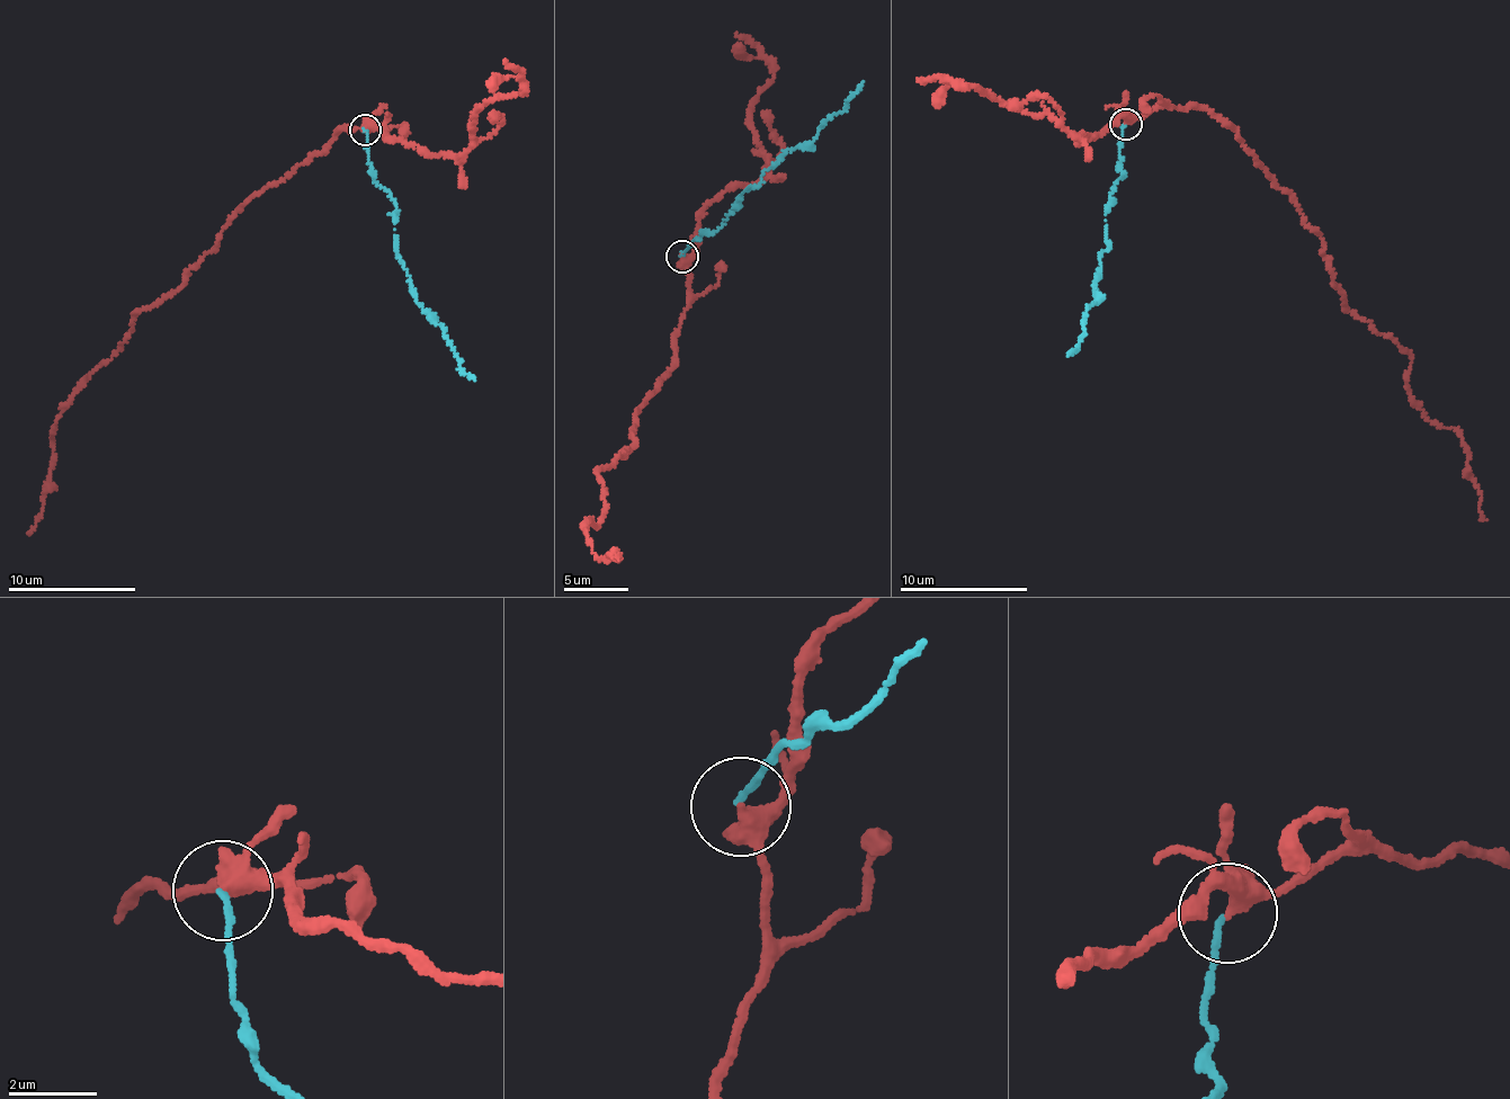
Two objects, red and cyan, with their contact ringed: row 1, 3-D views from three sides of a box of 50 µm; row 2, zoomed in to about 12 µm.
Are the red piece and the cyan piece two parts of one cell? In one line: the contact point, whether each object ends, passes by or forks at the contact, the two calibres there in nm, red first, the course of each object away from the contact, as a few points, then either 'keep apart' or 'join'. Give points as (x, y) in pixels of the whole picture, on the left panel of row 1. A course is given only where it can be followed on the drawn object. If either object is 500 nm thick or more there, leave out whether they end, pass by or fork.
place (365, 130); red forks; cyan ends; calibres 320 and 120 nm; course red (366, 128), (336, 136), (244, 205), (187, 279), (134, 314), (128, 336), (52, 427), (51, 489), (29, 535); course cyan (366, 132), (374, 181), (390, 191), (396, 206), (394, 250), (407, 269), (410, 291), (474, 381); keep apart

